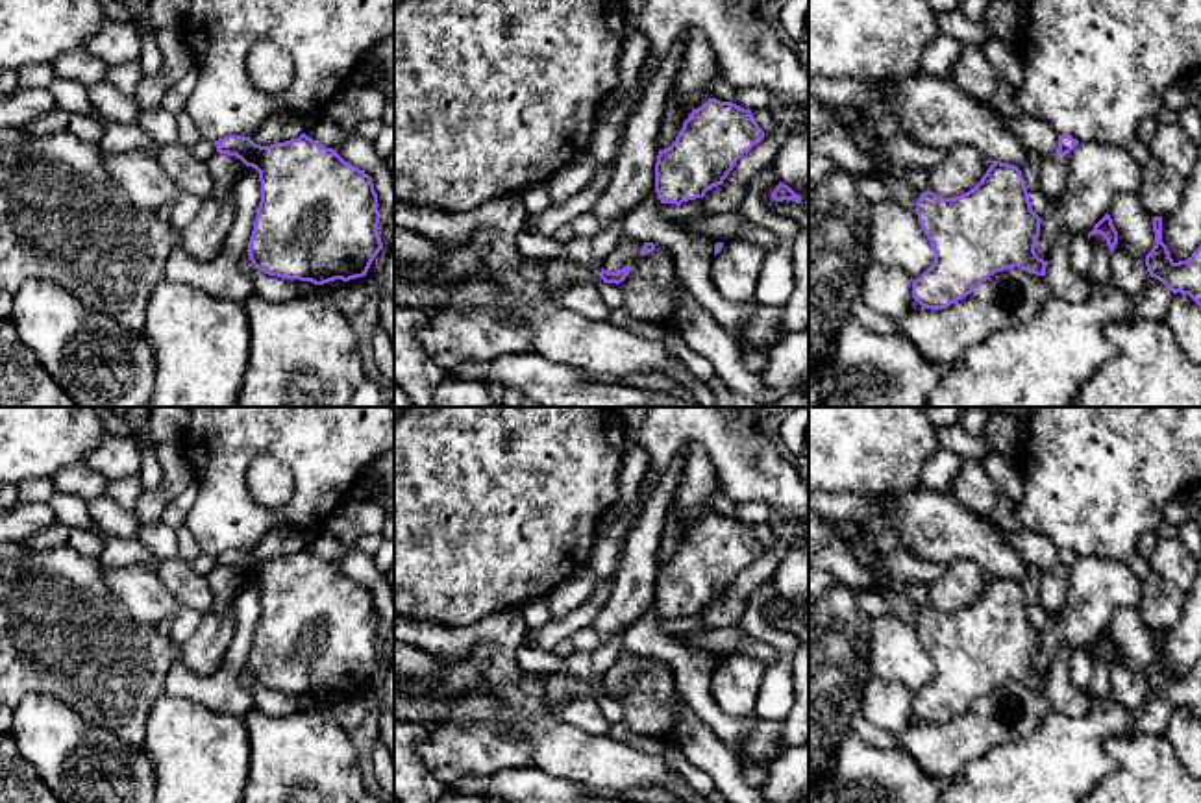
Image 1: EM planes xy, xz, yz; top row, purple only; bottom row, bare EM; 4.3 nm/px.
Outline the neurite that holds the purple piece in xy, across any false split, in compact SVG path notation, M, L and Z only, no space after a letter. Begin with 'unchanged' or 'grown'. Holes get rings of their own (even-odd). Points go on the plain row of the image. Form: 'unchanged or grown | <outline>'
unchanged | M305 548L270 561L228 550L215 561L259 587L261 616L246 664L255 683L315 699L366 690L383 664L368 588Z

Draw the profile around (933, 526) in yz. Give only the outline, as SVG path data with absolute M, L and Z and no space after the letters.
M914 488L898 494L881 514L912 555L951 564L973 561L992 575L1023 583L1027 562L1001 535L999 527L966 511L949 494Z

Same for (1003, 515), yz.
M1005 496L999 498L988 518L1003 531L1018 531L1023 527L1016 511L1016 501Z

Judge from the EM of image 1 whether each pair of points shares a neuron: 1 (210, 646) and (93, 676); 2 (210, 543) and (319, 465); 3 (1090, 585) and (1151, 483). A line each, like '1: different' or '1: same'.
1: different
2: same
3: different

